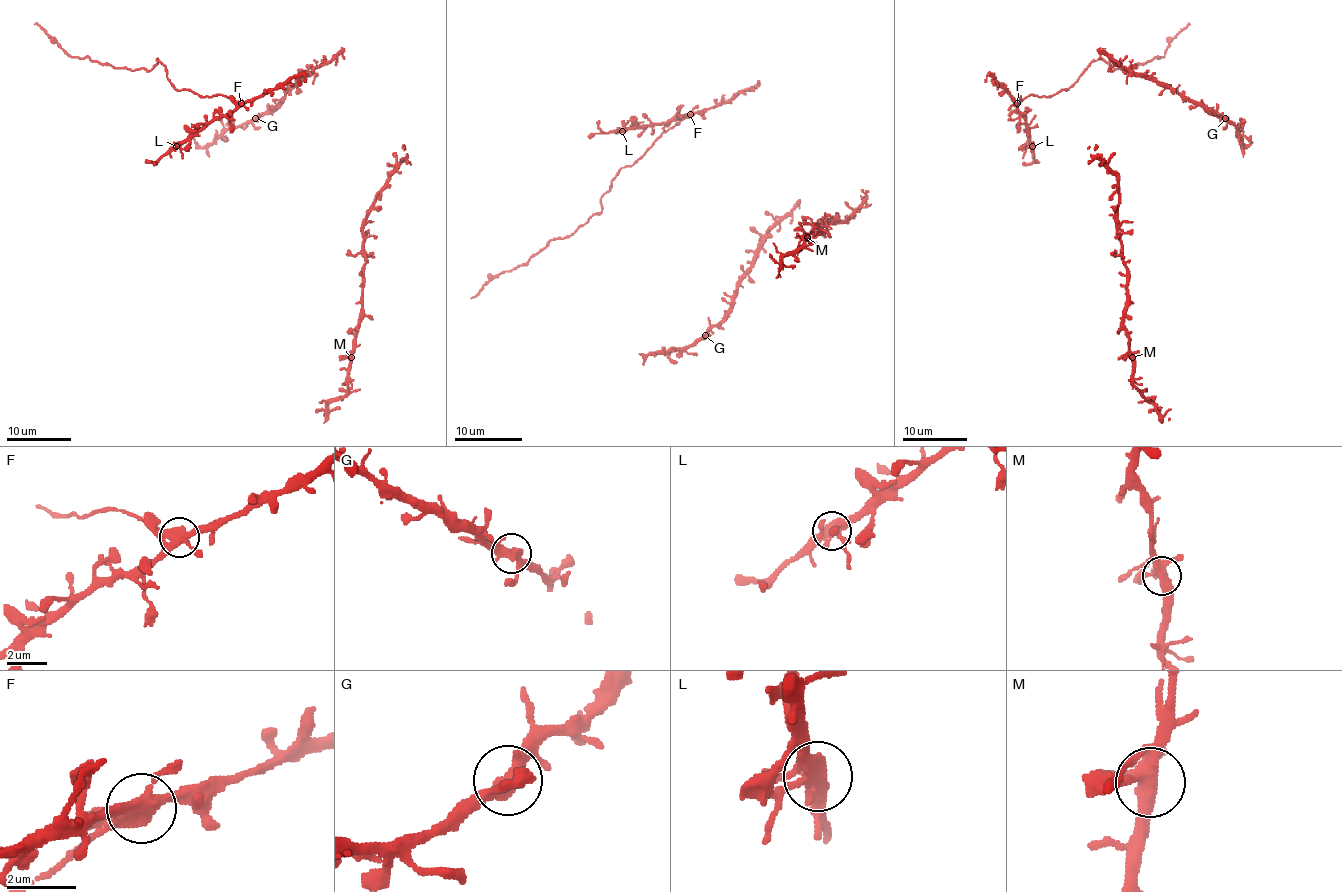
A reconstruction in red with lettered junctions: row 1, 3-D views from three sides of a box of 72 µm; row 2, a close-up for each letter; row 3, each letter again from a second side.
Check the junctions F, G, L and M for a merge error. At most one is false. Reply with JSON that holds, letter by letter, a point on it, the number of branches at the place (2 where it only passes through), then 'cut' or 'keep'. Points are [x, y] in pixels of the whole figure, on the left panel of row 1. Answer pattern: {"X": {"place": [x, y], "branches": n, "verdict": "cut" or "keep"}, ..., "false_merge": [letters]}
{"F": {"place": [241, 103], "branches": 5, "verdict": "keep"}, "G": {"place": [255, 118], "branches": 4, "verdict": "keep"}, "L": {"place": [176, 146], "branches": 5, "verdict": "keep"}, "M": {"place": [351, 357], "branches": 6, "verdict": "keep"}, "false_merge": []}

